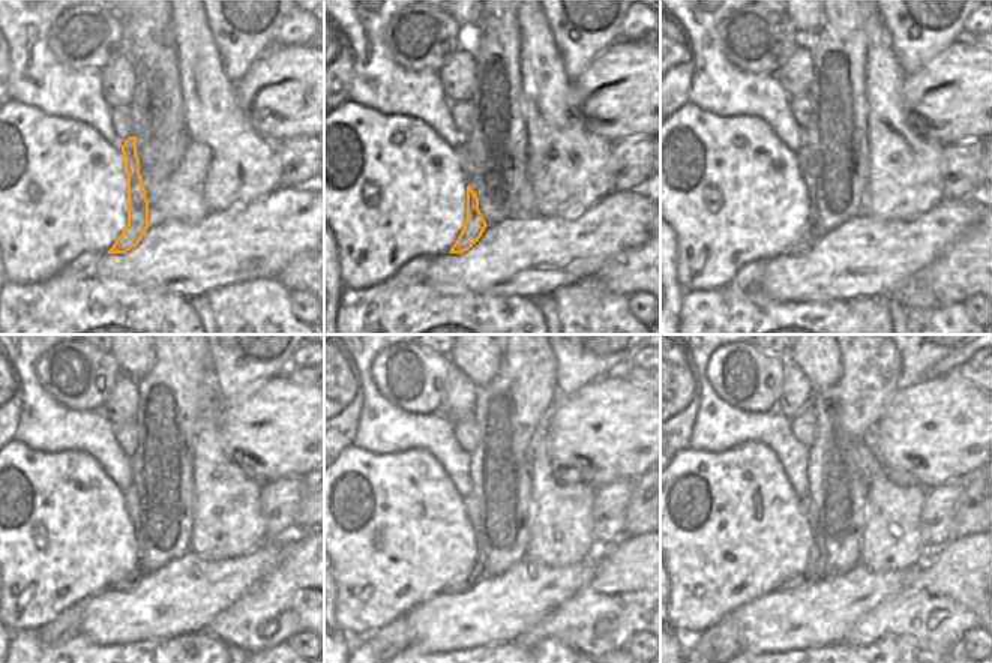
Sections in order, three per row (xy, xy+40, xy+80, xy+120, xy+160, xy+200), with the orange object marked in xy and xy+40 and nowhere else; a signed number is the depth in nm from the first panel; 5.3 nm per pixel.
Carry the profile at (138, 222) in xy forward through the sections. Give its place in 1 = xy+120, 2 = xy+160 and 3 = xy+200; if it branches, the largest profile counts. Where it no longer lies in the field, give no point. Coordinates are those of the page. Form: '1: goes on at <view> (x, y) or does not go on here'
1: goes on at xy+120 (129, 584)
2: goes on at xy+160 (462, 585)
3: goes on at xy+200 (797, 582)

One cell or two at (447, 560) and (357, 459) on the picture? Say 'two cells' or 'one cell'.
one cell

